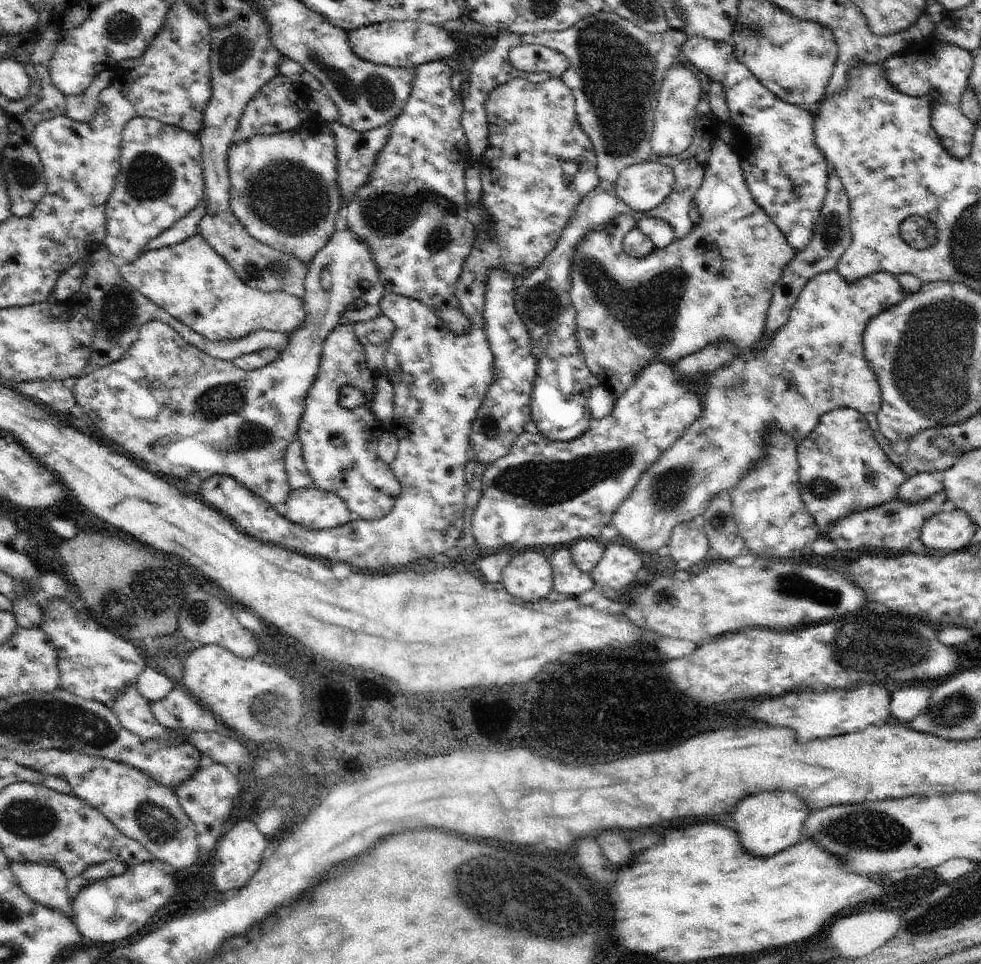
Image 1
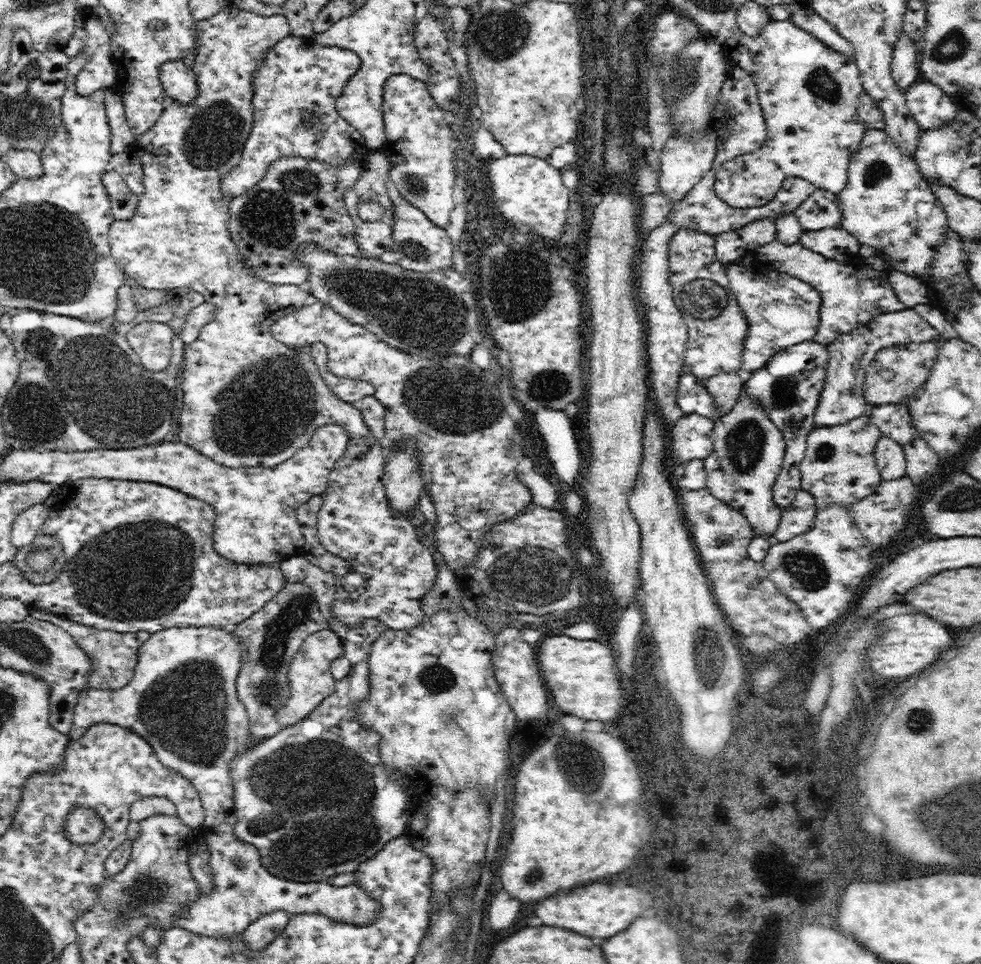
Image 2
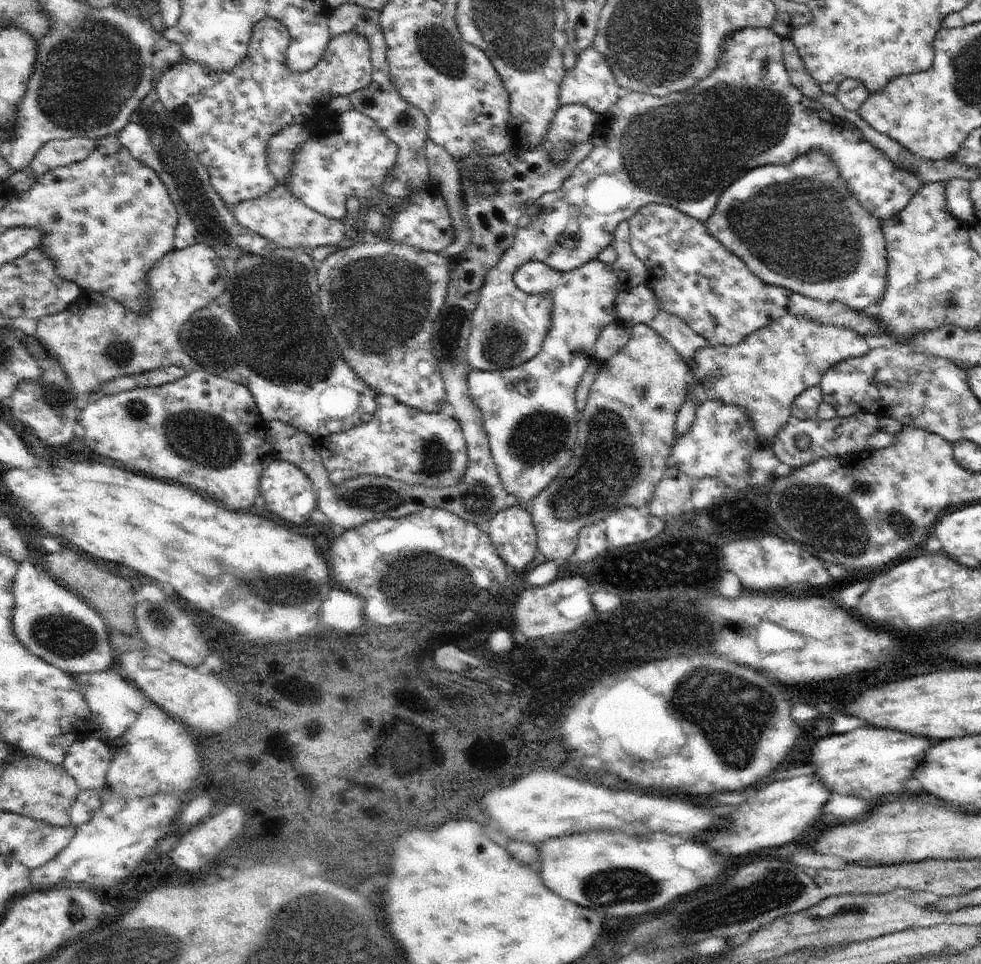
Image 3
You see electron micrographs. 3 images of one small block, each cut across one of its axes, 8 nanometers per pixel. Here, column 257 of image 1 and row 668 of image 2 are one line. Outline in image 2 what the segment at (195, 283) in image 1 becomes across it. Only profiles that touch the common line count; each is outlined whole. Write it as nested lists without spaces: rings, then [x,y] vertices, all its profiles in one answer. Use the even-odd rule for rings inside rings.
[[[326,628],[322,632],[316,632],[312,636],[308,636],[302,644],[302,650],[294,656],[292,664],[290,664],[290,672],[288,672],[288,680],[290,680],[290,698],[286,702],[286,706],[282,706],[278,710],[278,722],[282,724],[282,728],[290,728],[302,720],[306,720],[314,708],[318,708],[330,694],[334,694],[336,690],[336,678],[332,676],[332,664],[344,656],[344,646],[342,646],[342,640],[340,636]]]

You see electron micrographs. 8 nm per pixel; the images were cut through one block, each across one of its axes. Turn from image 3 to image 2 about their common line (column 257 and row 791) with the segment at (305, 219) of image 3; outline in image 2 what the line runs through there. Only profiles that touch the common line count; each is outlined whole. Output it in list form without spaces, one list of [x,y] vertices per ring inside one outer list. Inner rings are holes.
[[[204,626],[204,628],[166,628],[162,632],[154,632],[140,648],[138,648],[138,666],[134,672],[134,678],[126,684],[126,688],[120,690],[94,690],[86,688],[78,694],[76,702],[76,714],[74,724],[68,732],[70,740],[82,738],[94,724],[116,724],[126,730],[134,730],[138,736],[142,736],[152,748],[158,760],[174,770],[180,772],[188,782],[200,792],[202,806],[206,812],[204,824],[200,826],[200,836],[206,840],[210,850],[210,880],[214,884],[212,892],[204,894],[198,892],[198,896],[186,904],[180,910],[180,918],[176,918],[176,928],[186,928],[200,936],[212,936],[212,938],[228,938],[236,934],[244,934],[250,924],[254,924],[262,914],[284,910],[290,916],[300,914],[326,914],[332,920],[346,922],[346,924],[358,924],[366,926],[370,924],[380,910],[380,904],[370,898],[366,890],[362,890],[358,884],[350,886],[330,886],[328,882],[290,882],[282,878],[274,878],[260,860],[260,852],[256,846],[238,840],[236,836],[236,812],[234,812],[234,786],[230,778],[230,762],[240,754],[250,750],[248,742],[252,740],[250,734],[250,718],[246,712],[246,706],[242,704],[236,688],[236,680],[240,676],[240,668],[244,664],[246,646],[234,632],[228,632],[224,628]]]

